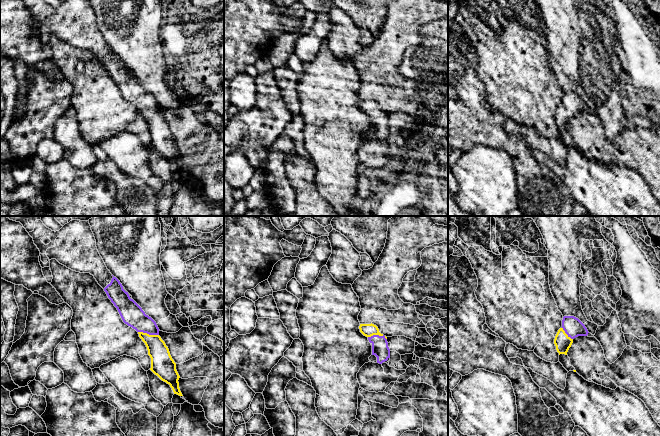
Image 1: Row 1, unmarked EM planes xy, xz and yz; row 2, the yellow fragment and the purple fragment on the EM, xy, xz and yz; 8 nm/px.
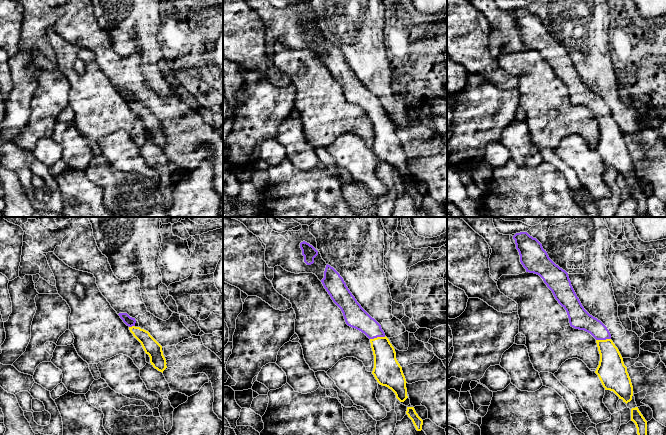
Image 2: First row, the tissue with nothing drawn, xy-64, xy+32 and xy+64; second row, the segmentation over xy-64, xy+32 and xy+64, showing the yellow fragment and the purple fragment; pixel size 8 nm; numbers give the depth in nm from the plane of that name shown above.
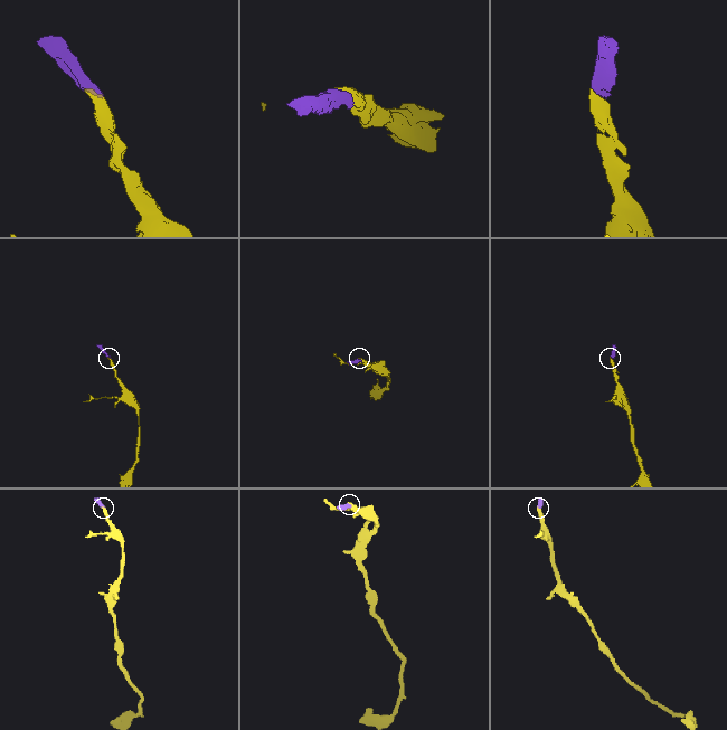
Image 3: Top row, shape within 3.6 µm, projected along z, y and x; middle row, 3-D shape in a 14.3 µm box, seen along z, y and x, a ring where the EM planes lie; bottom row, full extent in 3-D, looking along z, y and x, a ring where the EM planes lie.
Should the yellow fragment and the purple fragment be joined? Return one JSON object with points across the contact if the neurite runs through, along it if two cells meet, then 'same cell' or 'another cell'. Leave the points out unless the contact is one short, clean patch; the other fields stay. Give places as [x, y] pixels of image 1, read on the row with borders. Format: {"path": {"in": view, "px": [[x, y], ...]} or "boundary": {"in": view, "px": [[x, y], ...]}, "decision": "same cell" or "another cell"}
{"path": {"in": "xy", "px": [[161, 361], [159, 352], [148, 334], [131, 313]]}, "decision": "same cell"}

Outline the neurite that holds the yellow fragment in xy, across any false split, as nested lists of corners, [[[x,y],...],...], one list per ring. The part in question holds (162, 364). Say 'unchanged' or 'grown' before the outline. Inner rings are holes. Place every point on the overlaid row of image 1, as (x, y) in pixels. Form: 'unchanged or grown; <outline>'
grown; [[[113,276],[104,288],[108,298],[117,308],[123,322],[135,329],[145,343],[151,358],[150,370],[172,388],[174,394],[183,396],[179,388],[179,374],[169,349],[159,336],[156,322],[145,314],[142,308],[130,298],[120,281]]]

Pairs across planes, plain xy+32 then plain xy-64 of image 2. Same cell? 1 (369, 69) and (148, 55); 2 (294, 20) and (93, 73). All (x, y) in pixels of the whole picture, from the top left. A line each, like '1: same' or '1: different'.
1: same
2: different

